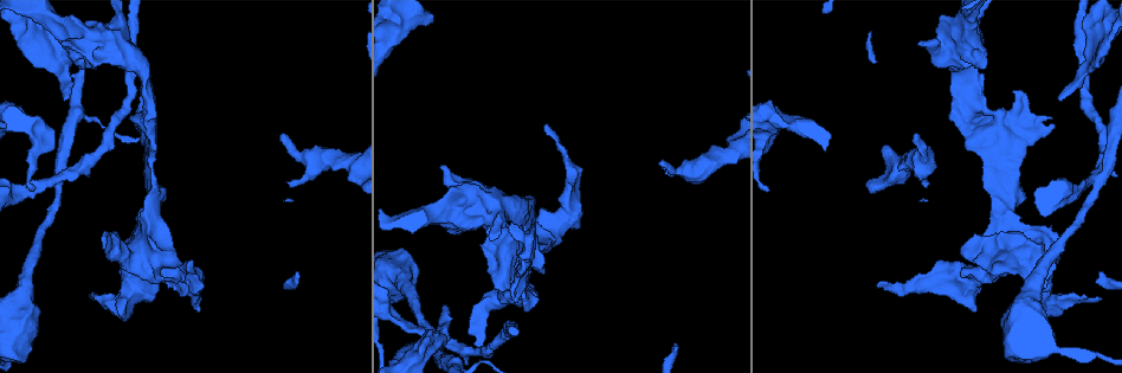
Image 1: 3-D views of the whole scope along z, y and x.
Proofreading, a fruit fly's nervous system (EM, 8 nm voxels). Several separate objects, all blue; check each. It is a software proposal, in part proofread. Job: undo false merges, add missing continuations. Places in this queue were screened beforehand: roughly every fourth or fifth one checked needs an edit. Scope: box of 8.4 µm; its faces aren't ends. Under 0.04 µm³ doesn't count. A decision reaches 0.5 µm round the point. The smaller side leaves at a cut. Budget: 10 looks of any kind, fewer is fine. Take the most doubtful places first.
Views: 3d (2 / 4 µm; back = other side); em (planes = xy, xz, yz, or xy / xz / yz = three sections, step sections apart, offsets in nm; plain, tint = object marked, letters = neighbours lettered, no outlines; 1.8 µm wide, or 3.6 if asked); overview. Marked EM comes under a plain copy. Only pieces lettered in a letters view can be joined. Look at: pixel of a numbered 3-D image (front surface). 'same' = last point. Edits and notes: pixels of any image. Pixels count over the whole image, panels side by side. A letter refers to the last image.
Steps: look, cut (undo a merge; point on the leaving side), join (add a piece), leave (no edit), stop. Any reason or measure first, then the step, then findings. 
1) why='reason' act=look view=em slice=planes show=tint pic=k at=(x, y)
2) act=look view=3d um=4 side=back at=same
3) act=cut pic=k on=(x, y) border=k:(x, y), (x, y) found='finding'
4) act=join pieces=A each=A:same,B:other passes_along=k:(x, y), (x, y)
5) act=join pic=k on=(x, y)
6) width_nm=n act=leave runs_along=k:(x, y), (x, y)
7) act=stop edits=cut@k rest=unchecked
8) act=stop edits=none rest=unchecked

why='branch stops here' act=look view=em um=3.6 slice=xz step=16 show=letters pic=1 at=(1061, 98)

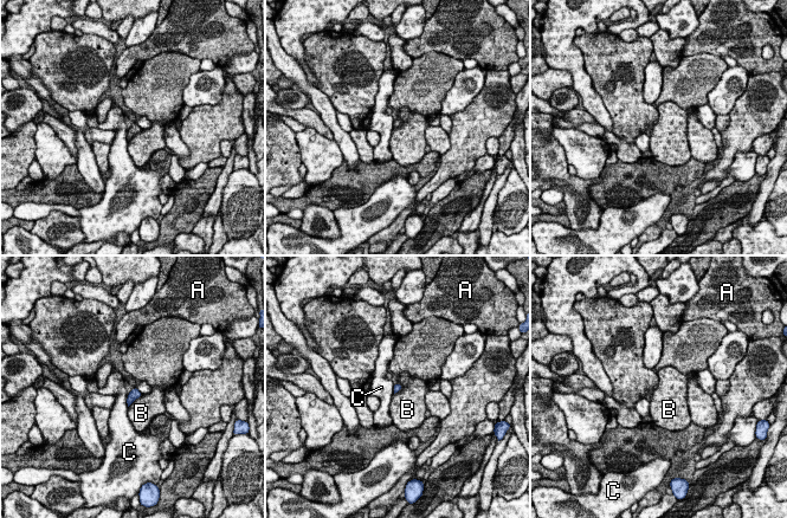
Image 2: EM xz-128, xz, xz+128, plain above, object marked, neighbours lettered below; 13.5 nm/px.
act=look view=em um=3.6 slice=planes show=letters at=same

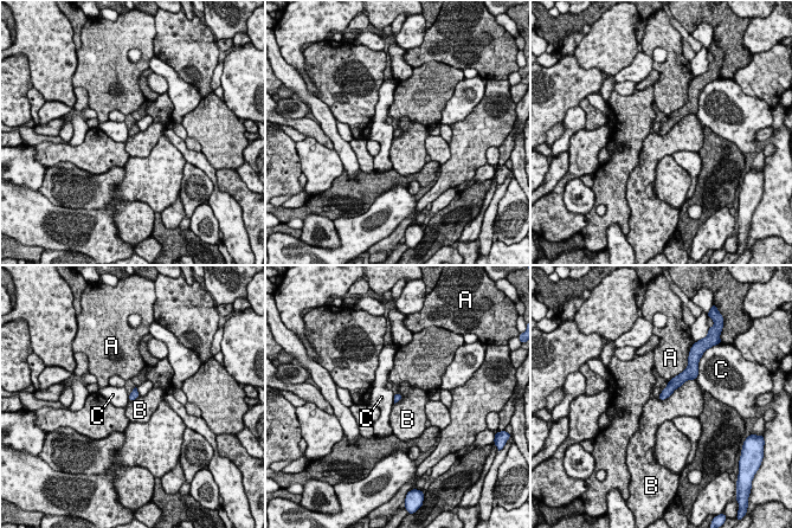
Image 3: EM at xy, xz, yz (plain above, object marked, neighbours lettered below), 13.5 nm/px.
act=leave each=A:other,B:other,C:other border=3:(695, 379), (657, 398) found='no lettered piece goes on from it'

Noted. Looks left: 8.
why='branch stops here' act=look view=3d um=2 pic=1 at=(523, 271)

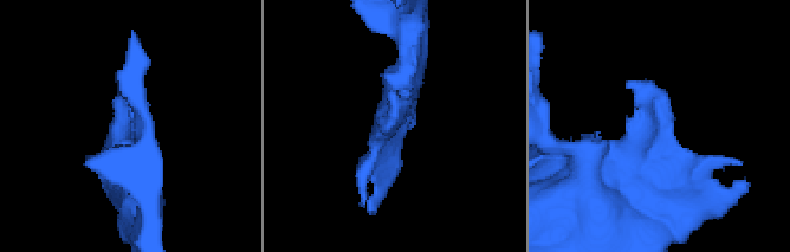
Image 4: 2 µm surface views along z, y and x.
why='shape alone is not enough' act=look view=em um=3.6 slice=planes show=letters pic=4 at=(386, 129)

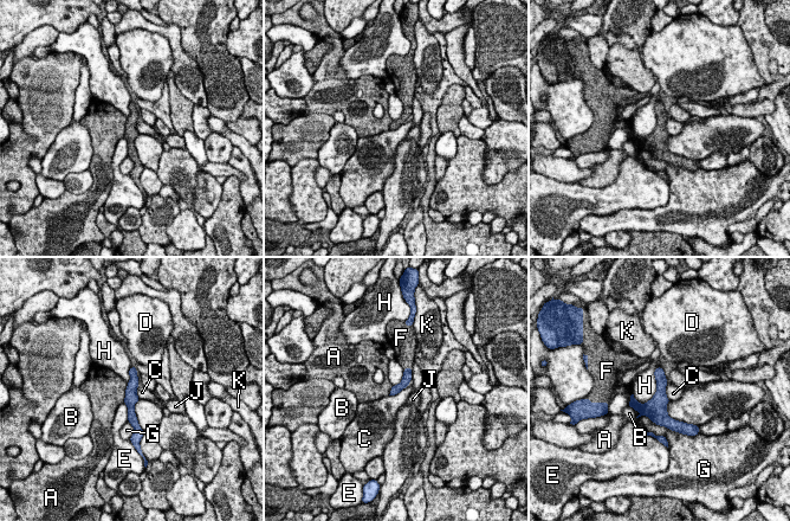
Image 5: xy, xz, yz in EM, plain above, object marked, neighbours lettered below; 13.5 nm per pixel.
longest_contact=H:600nm act=join pieces=F each=A:other,B:other,C:other,D:other,E:other,F:same,G:other,H:other,J:other,K:other passes_along=5:(406, 380), (406, 368), (405, 351) found='it goes on there'

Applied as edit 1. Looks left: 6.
why='branch stops here' act=look view=em slice=planes show=tint pic=1 at=(283, 135)

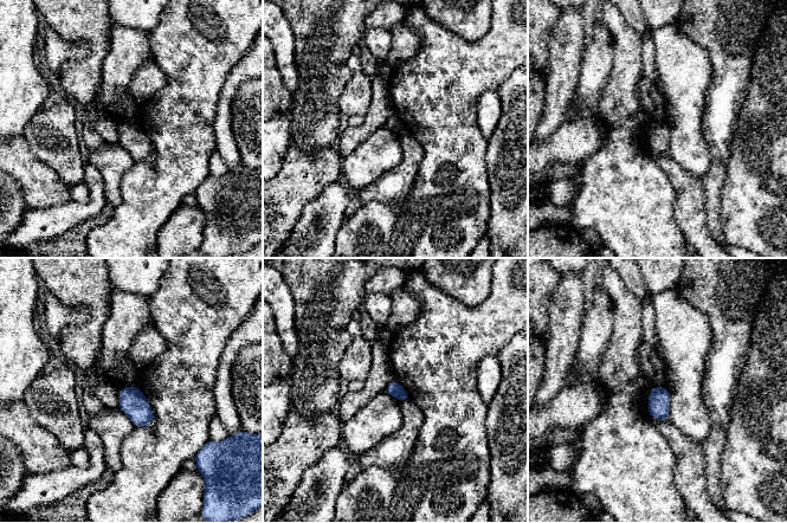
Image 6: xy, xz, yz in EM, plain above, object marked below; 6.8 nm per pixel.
act=look view=em slice=planes show=letters at=same

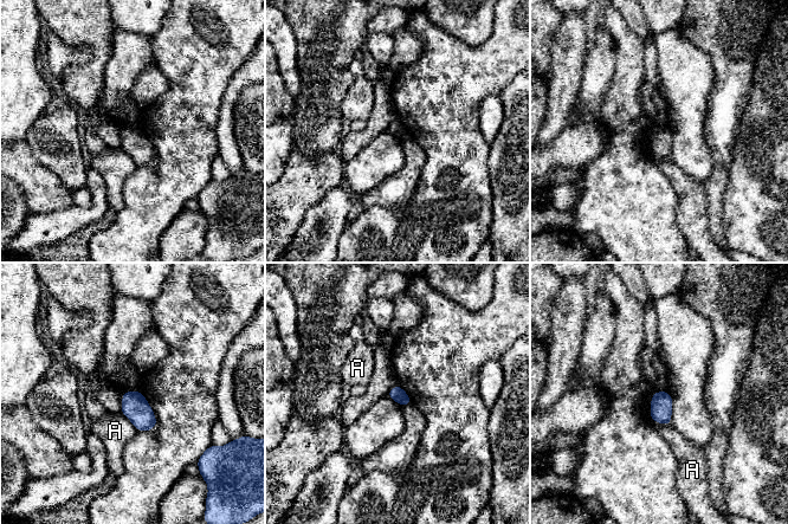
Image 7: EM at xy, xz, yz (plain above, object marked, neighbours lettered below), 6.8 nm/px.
act=leave each=A:other border=7:(120, 412), (137, 431) found='no lettered piece goes on from it'

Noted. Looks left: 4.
why='an open end' act=look view=em um=3.6 slice=planes show=tint pic=1 at=(119, 312)

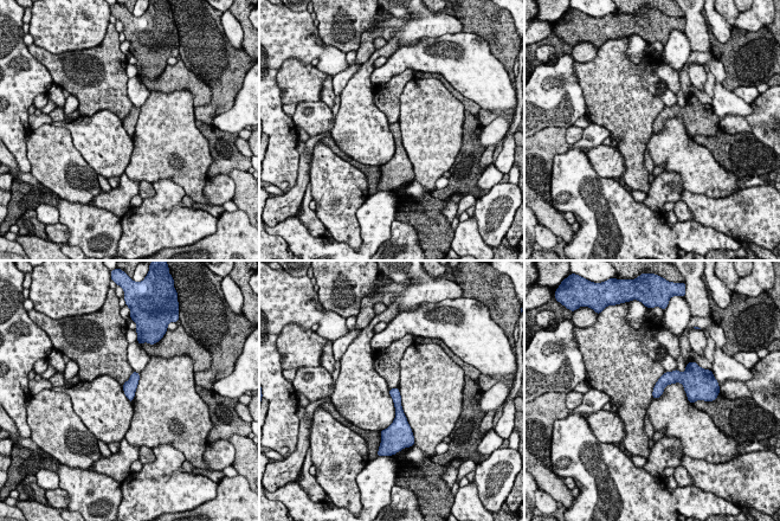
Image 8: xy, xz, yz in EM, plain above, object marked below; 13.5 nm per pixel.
why='see the neighbours' act=look view=em um=3.6 slice=planes show=letters at=same

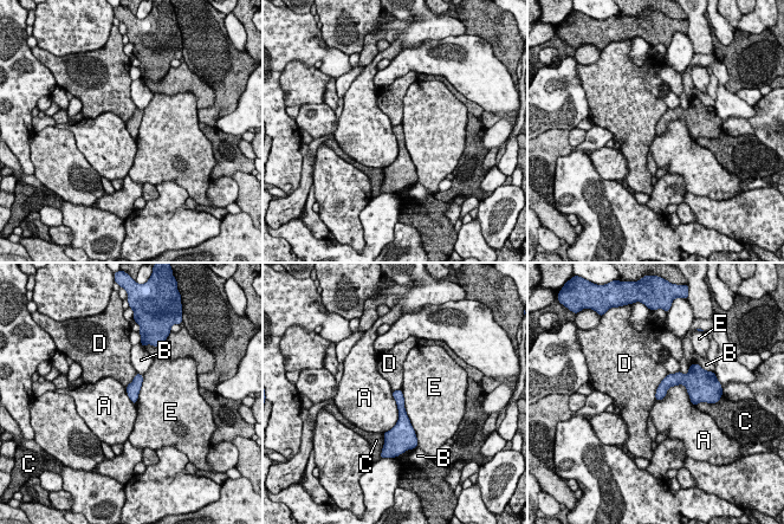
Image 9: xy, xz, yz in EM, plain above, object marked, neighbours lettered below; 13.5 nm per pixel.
width_nm=140 act=leave each=A:other,B:other,C:other,D:other,E:other border=9:(655, 400), (682, 385), (694, 406) found='none of them fits'

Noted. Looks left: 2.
act=stop edits=join@5 rest=unchecked

